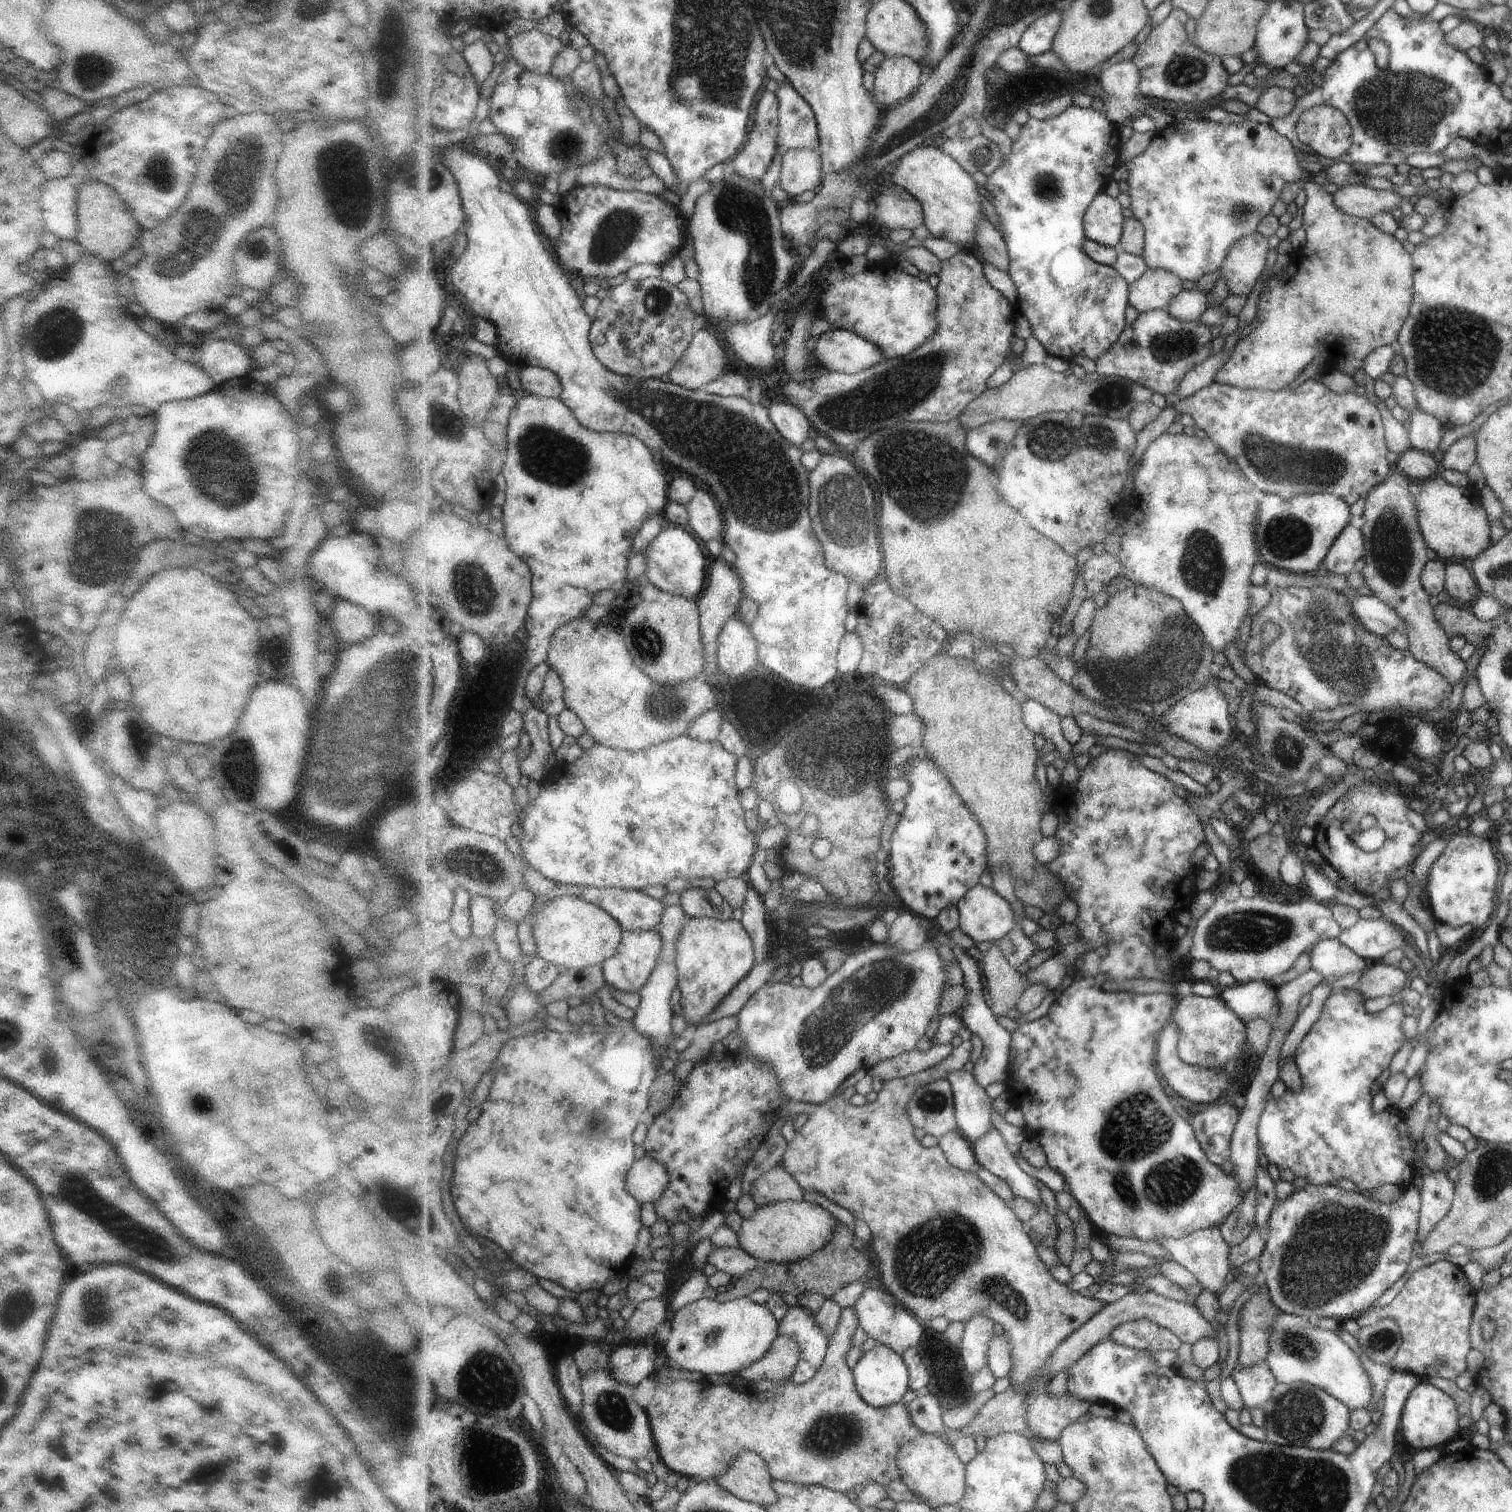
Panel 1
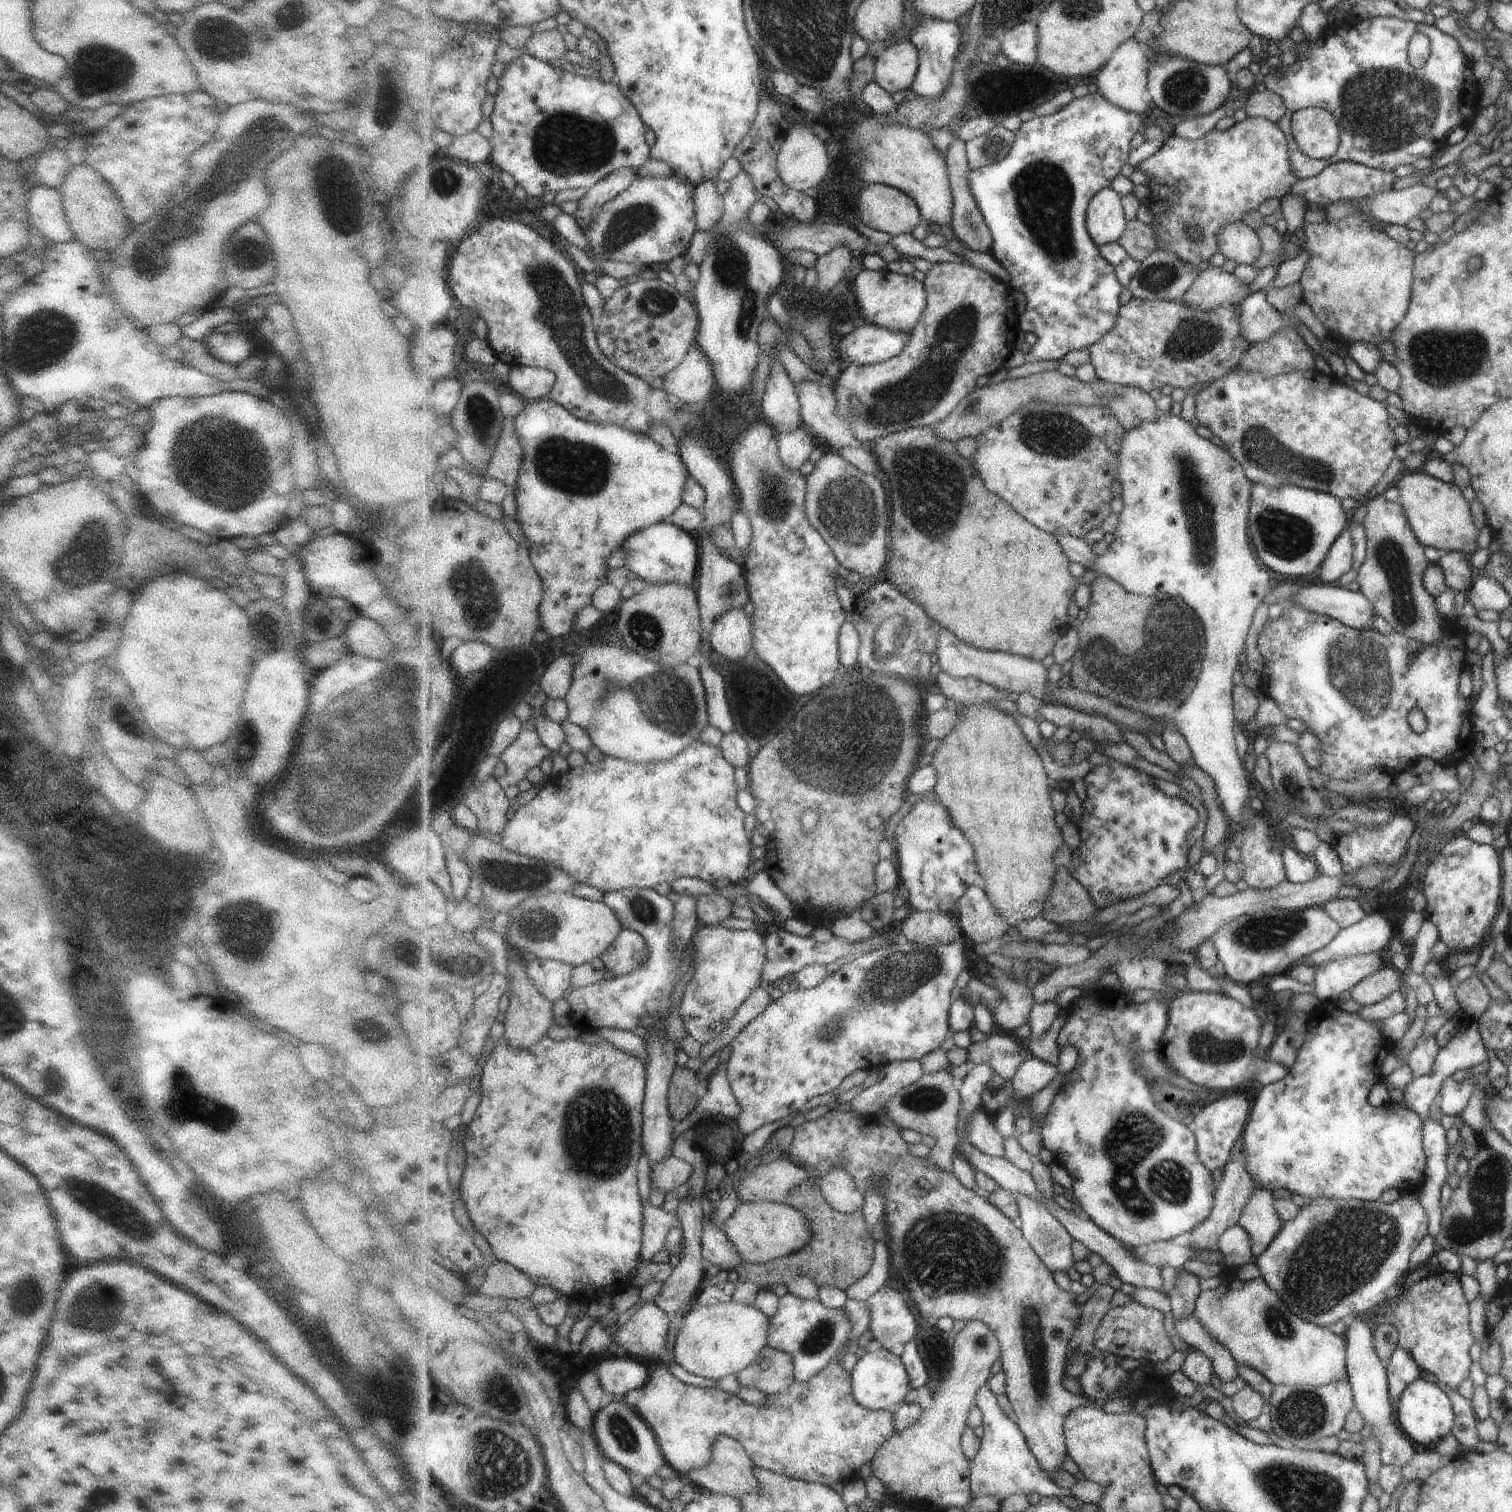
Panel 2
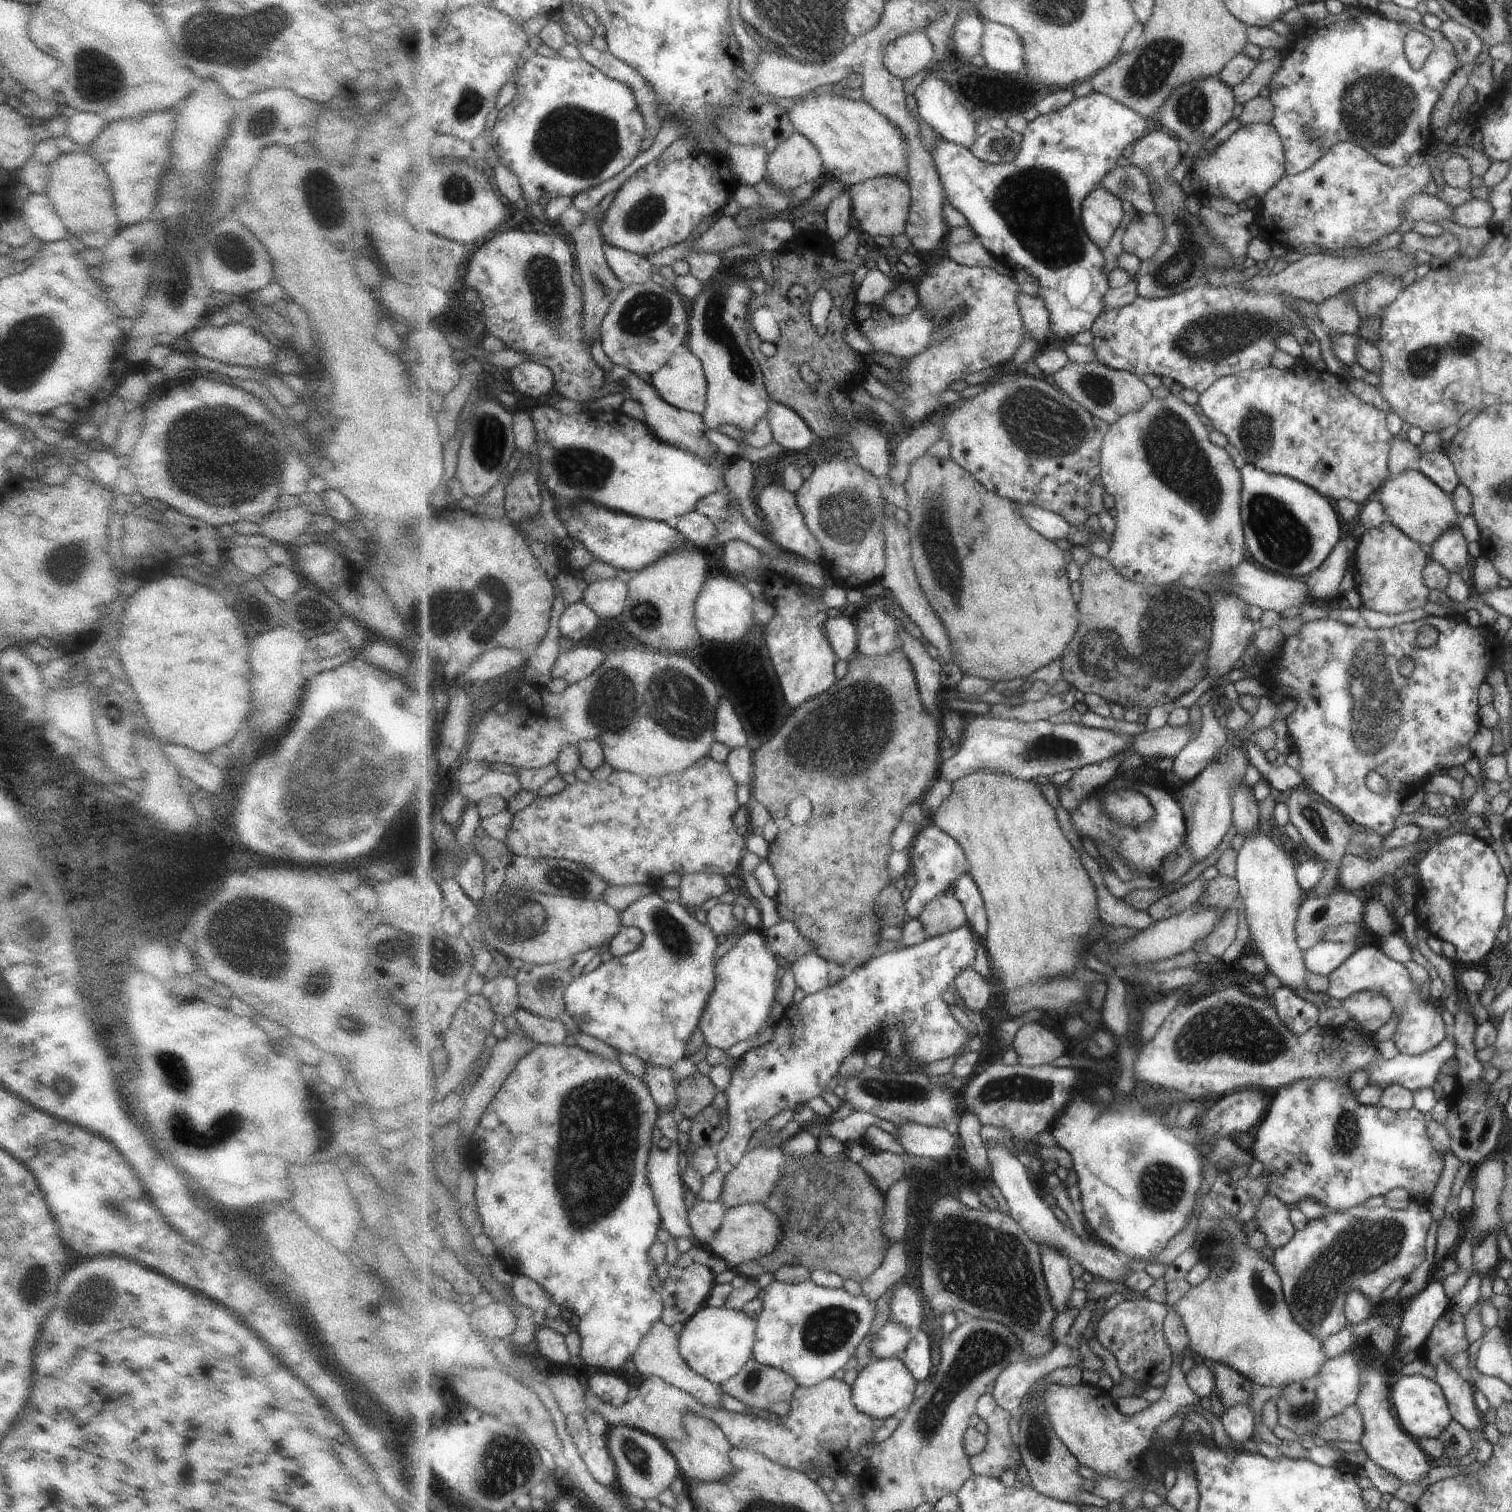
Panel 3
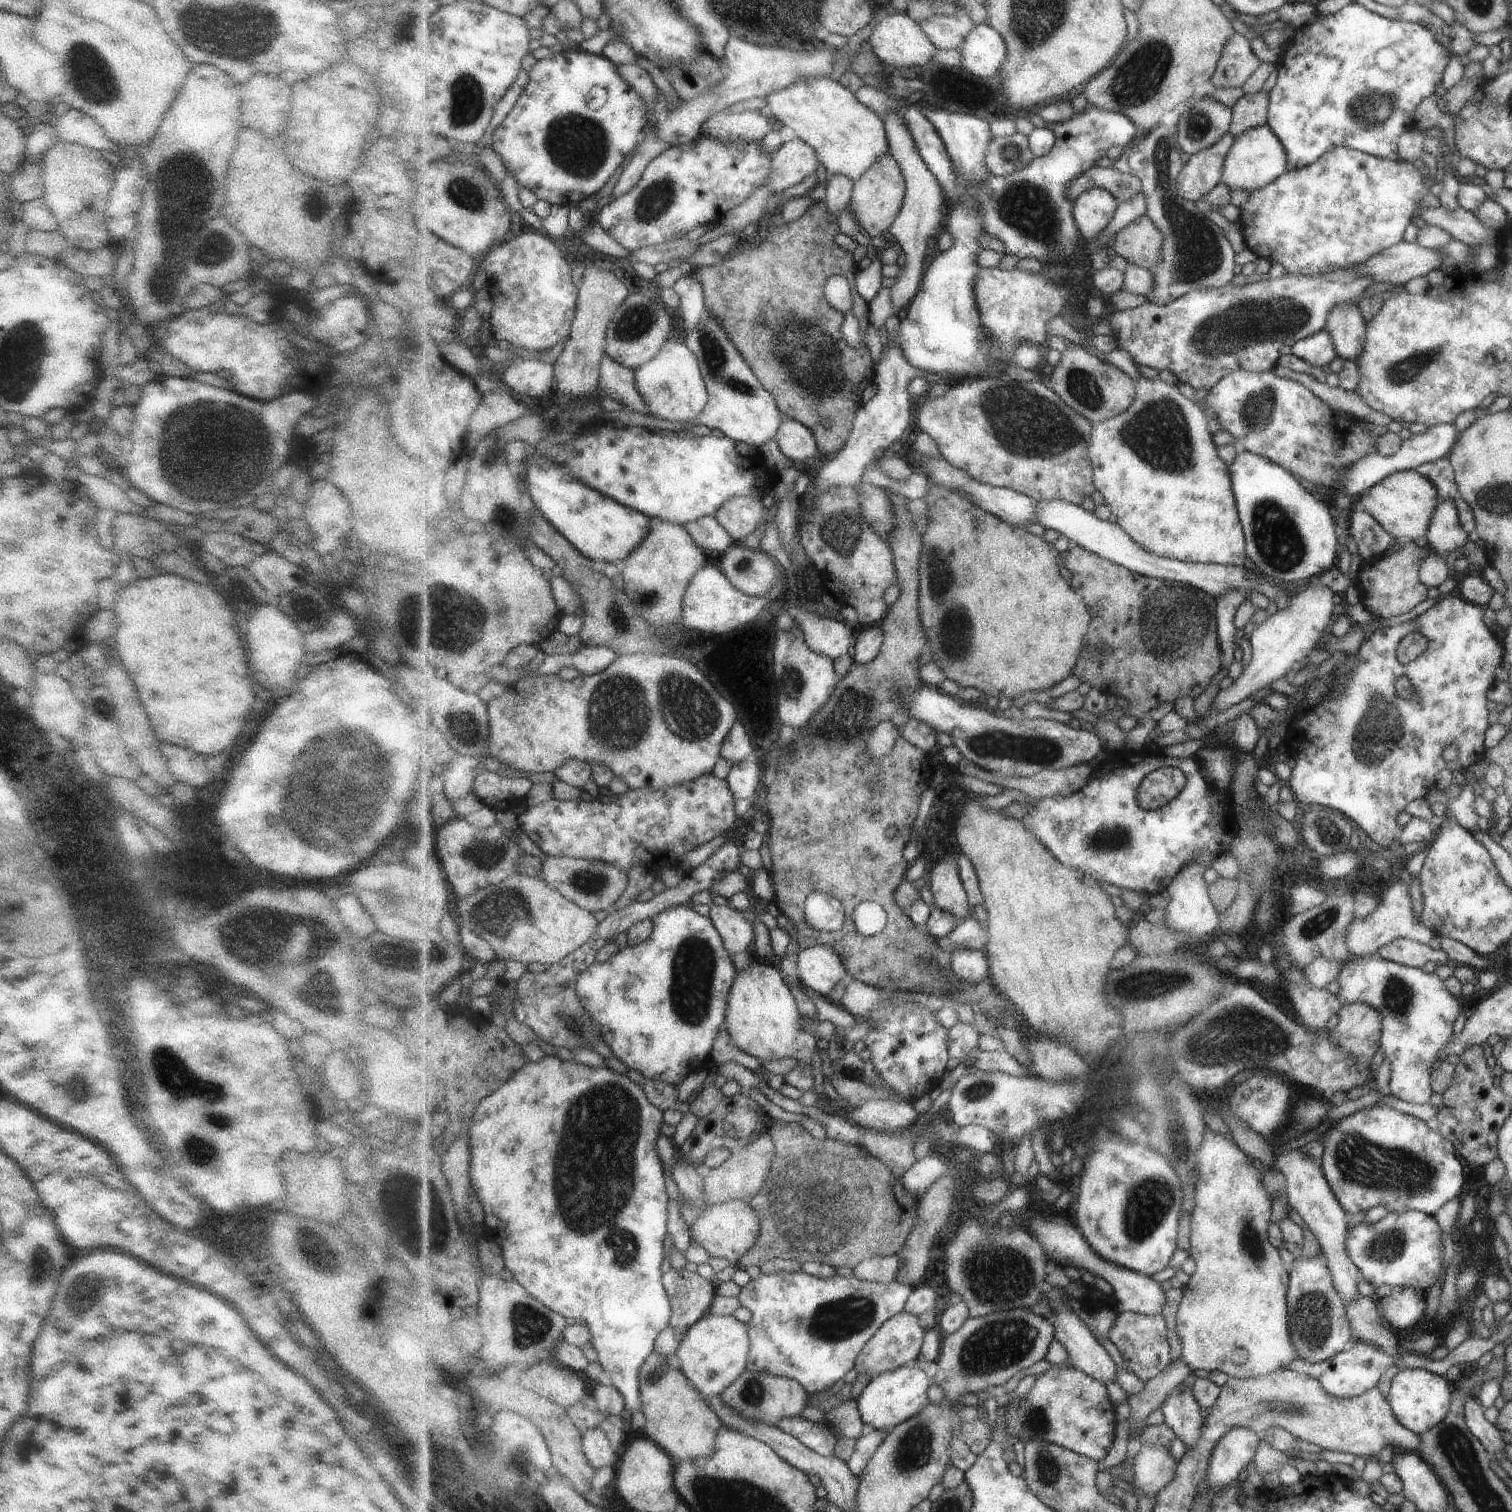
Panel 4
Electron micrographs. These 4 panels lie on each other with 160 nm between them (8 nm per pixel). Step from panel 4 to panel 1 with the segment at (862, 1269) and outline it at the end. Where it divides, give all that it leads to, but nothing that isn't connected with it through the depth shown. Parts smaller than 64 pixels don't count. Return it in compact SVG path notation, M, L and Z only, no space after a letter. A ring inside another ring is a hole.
M854 1306L852 1307L845 1307L842 1312L842 1317L840 1318L840 1323L837 1329L837 1332L834 1334L832 1341L829 1343L828 1346L828 1351L826 1354L826 1357L824 1358L824 1363L821 1365L820 1371L808 1382L802 1385L795 1384L791 1381L787 1381L783 1383L782 1385L779 1385L777 1388L771 1389L770 1391L759 1391L757 1390L751 1390L748 1387L743 1388L741 1391L736 1390L734 1387L731 1385L716 1385L715 1383L712 1382L691 1382L691 1381L677 1381L674 1382L672 1385L667 1385L666 1383L655 1383L655 1393L653 1398L650 1400L650 1403L648 1404L647 1410L648 1414L650 1416L650 1421L652 1424L652 1429L654 1432L654 1439L655 1439L655 1447L658 1450L659 1458L662 1460L662 1462L667 1466L668 1469L671 1471L674 1471L677 1473L677 1475L684 1475L687 1476L688 1478L701 1478L704 1481L711 1481L715 1480L720 1476L723 1476L731 1467L732 1464L736 1462L737 1458L741 1456L741 1454L745 1451L755 1451L756 1453L759 1453L767 1462L768 1462L768 1467L770 1468L770 1471L772 1472L772 1475L774 1476L775 1480L780 1480L780 1481L789 1481L790 1483L795 1483L796 1485L823 1485L826 1486L827 1488L830 1488L831 1490L834 1491L841 1491L841 1492L849 1492L851 1490L852 1492L855 1491L855 1489L859 1487L864 1487L868 1482L869 1483L879 1483L882 1485L887 1486L887 1484L891 1484L893 1480L900 1480L902 1482L902 1472L898 1463L898 1454L900 1451L900 1448L904 1446L905 1443L909 1443L913 1439L917 1439L920 1436L923 1436L925 1434L931 1434L931 1433L926 1433L914 1420L912 1417L912 1414L910 1413L910 1410L908 1409L908 1405L903 1403L903 1401L899 1401L896 1403L891 1404L891 1406L888 1407L874 1407L872 1404L869 1404L865 1399L862 1398L860 1395L860 1392L857 1390L856 1387L856 1380L854 1379L854 1372L853 1369L849 1368L847 1366L847 1362L845 1362L845 1354L847 1354L847 1350L851 1348L851 1336L853 1336L853 1332L857 1330L857 1328L860 1327Z

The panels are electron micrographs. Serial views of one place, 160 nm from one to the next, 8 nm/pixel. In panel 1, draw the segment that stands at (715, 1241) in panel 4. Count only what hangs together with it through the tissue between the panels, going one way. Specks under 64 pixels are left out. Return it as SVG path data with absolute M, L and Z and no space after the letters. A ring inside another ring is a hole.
M781 1201L757 1207L754 1214L743 1219L737 1232L743 1250L761 1262L796 1263L823 1251L836 1236L840 1222L823 1206L802 1201Z

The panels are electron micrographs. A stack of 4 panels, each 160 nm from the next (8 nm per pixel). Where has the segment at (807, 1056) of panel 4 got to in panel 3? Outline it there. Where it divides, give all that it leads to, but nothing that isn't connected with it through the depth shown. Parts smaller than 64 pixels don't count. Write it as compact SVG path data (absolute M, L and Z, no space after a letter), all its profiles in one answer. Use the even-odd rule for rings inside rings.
M749 930L739 935L736 943L716 964L715 986L699 1026L705 1044L727 1050L735 1042L751 1040L751 1036L769 1022L777 990L777 972L777 957L770 951L763 934Z

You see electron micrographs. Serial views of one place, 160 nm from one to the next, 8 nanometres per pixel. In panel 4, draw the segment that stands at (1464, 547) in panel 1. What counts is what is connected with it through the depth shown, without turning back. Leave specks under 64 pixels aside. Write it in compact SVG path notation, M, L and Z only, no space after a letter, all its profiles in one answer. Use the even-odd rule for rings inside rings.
M1411 469L1388 474L1365 492L1355 496L1351 508L1370 514L1393 539L1413 541L1425 534L1438 501L1435 487L1424 476Z

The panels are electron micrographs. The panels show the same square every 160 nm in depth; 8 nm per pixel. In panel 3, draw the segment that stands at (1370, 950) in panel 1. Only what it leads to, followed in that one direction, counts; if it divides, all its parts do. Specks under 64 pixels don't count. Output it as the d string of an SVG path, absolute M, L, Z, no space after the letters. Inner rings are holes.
M1319 941L1304 952L1304 961L1309 972L1327 976L1337 968L1348 956L1351 956L1358 946L1353 942Z

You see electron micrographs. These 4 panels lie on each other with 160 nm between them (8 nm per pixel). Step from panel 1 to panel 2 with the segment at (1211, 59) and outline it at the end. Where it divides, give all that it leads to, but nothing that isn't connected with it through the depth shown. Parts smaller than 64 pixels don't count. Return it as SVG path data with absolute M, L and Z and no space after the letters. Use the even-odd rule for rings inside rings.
M1157 53L1148 60L1148 94L1155 107L1171 116L1191 119L1217 110L1231 92L1231 76L1221 65L1198 63L1189 57Z

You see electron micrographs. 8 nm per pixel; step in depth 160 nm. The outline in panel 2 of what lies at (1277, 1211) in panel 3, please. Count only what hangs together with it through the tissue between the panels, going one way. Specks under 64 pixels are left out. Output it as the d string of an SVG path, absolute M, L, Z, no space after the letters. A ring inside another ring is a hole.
M1256 1188L1238 1222L1251 1235L1252 1253L1262 1255L1279 1234L1284 1222L1273 1204L1277 1192Z

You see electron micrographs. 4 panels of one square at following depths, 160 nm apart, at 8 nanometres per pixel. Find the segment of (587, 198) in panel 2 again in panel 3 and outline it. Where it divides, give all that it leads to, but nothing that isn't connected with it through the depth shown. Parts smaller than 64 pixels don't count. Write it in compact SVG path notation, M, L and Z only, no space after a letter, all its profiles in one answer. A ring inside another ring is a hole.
M606 203L598 205L595 209L583 213L586 216L582 227L577 228L573 234L575 252L577 252L577 262L579 273L581 274L584 292L584 329L586 343L590 348L595 334L600 334L601 323L608 315L613 301L624 291L627 285L617 278L608 261L608 256L604 251L604 240L602 239L601 218L604 214Z

